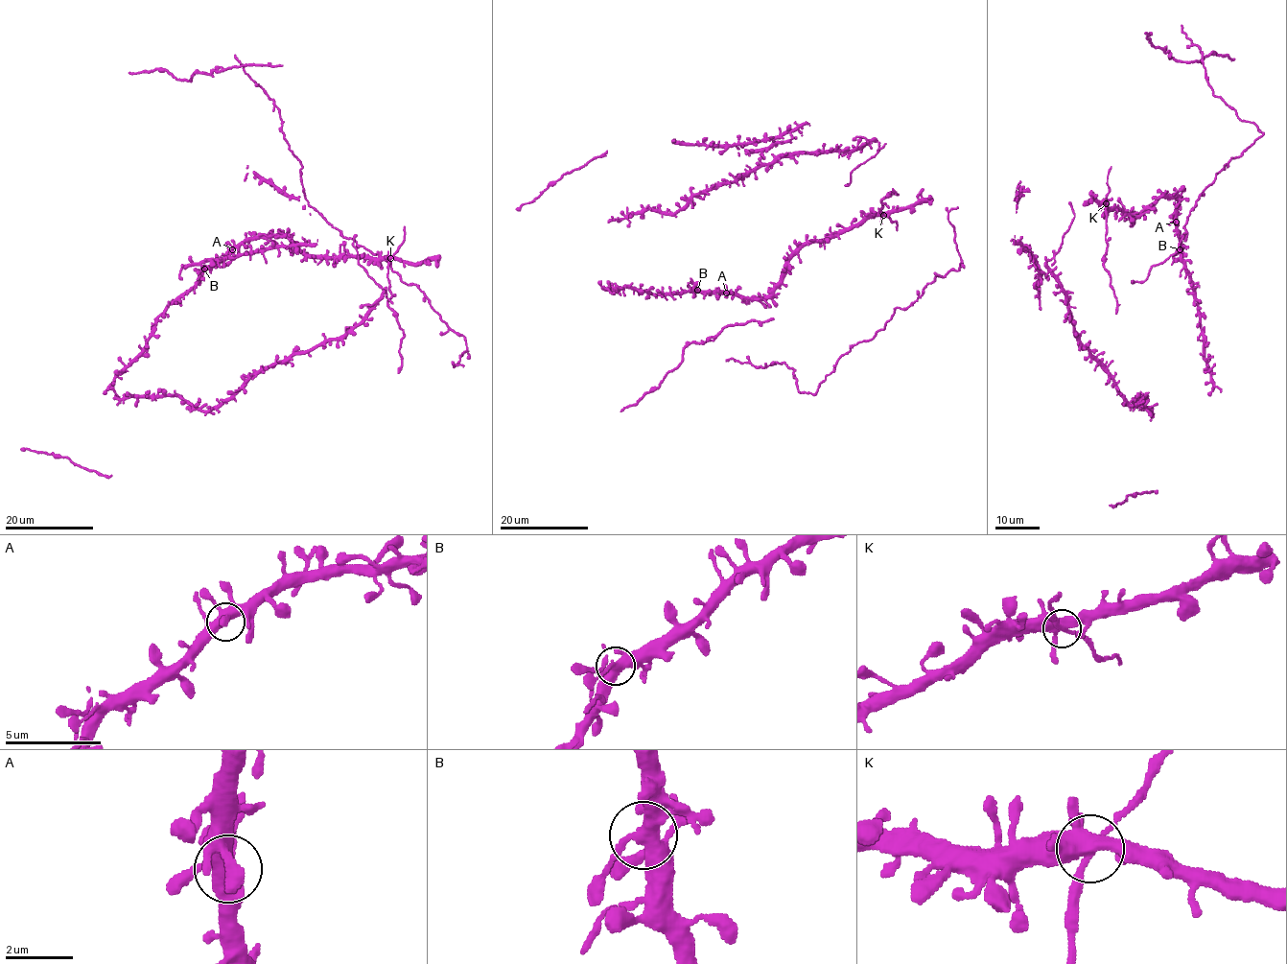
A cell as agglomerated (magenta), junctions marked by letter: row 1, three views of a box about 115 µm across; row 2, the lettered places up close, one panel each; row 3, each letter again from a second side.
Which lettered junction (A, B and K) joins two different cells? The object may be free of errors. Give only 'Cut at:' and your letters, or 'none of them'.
Cut at: K

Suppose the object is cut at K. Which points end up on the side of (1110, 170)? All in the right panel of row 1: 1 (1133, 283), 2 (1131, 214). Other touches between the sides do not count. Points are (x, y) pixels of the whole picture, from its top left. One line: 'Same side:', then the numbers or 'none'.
Same side: none

